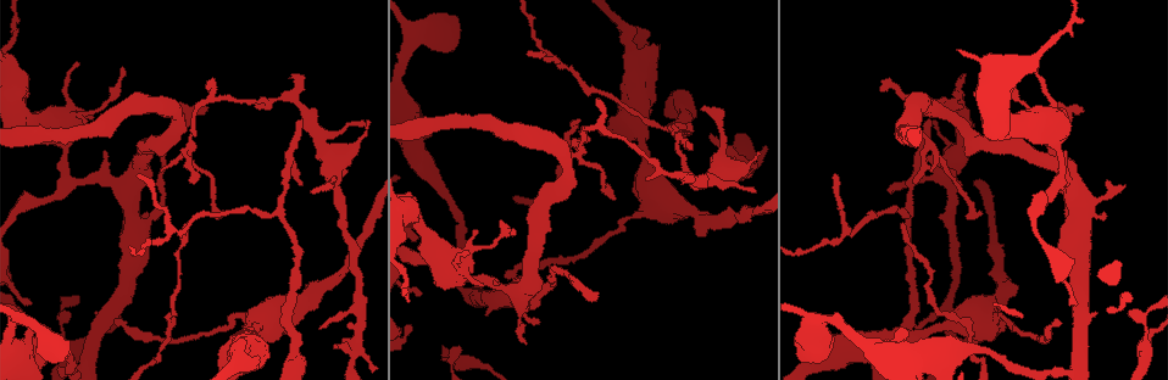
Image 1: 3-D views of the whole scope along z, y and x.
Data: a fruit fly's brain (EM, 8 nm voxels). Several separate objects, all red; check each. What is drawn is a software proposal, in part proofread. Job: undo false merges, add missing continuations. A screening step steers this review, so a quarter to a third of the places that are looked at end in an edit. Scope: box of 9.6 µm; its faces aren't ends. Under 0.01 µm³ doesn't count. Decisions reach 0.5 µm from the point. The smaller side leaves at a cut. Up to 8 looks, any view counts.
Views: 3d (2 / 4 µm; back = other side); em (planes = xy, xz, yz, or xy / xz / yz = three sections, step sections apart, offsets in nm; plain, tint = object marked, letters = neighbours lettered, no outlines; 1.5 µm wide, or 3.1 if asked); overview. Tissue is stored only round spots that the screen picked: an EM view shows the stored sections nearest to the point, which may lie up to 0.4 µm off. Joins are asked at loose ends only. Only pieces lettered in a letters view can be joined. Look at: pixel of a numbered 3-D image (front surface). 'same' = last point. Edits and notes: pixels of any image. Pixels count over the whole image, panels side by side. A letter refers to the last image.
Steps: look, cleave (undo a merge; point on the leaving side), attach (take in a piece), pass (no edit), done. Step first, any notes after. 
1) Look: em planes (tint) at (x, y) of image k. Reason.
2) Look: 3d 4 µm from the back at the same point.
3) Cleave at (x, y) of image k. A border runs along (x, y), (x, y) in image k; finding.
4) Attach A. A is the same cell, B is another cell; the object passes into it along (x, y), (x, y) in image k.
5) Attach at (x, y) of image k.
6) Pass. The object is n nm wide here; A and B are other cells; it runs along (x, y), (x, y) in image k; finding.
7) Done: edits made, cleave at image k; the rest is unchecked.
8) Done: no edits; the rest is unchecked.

Look: em yz step 8 (letters) at (300, 185) of image 1. Thin end.

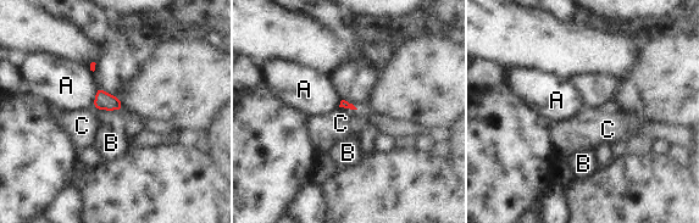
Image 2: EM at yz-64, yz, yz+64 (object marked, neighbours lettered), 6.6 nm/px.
Pass. A, B and C are other cells; a border runs along (95, 109), (120, 111) in image 2; none of them fits.

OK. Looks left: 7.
Look: 3d 2 µm at (1072, 107) of image 1. End of a long branch.

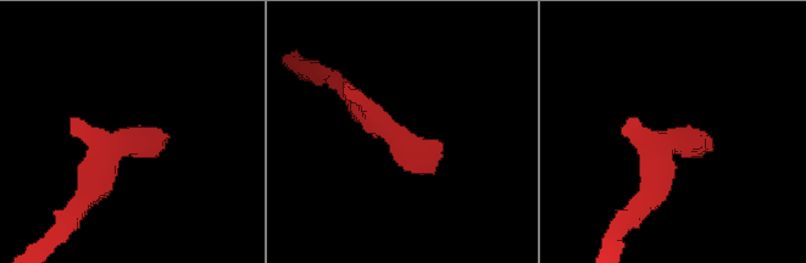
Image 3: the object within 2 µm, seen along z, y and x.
Look: em planes (plain) at (436, 144) of image 3.

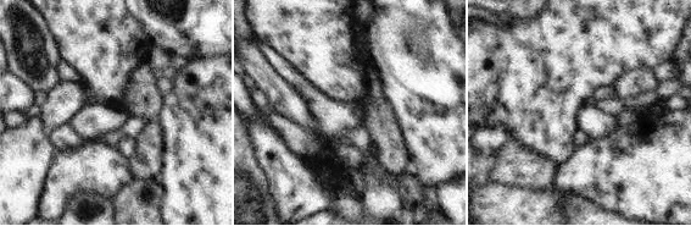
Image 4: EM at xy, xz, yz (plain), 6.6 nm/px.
Look: em planes (letters) at the same point. What lies round it.

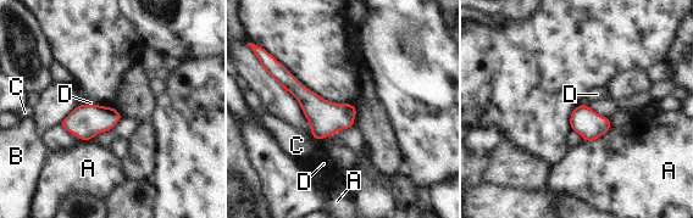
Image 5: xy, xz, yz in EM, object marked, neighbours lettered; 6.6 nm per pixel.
Pass. The object is 180 nm wide here; A, B, C and D are other cells; no lettered piece goes on from it.

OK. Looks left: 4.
Look: em xz step 4 (tint) at (915, 328) of image 1. Branch stops here.

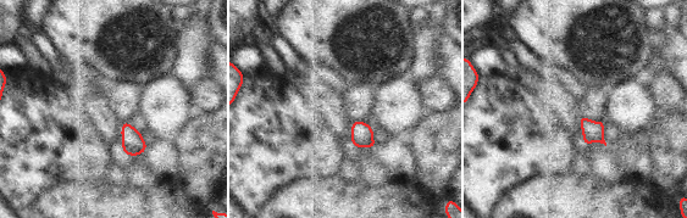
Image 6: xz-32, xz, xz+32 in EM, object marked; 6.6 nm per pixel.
Look: em planes (letters) at the same point. Another direction.

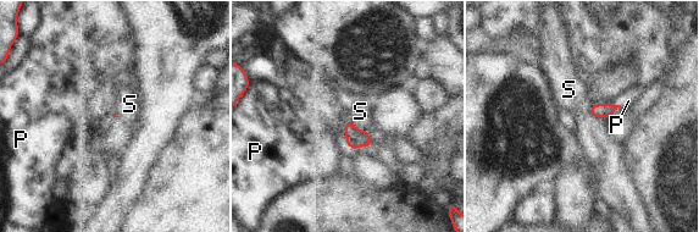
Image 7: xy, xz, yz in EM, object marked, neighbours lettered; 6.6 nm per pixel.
Pass. The longest contact is with S, 60 nm; P and S are other cells; none of them fits.

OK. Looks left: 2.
Done: no edits; the rest is unchecked.

